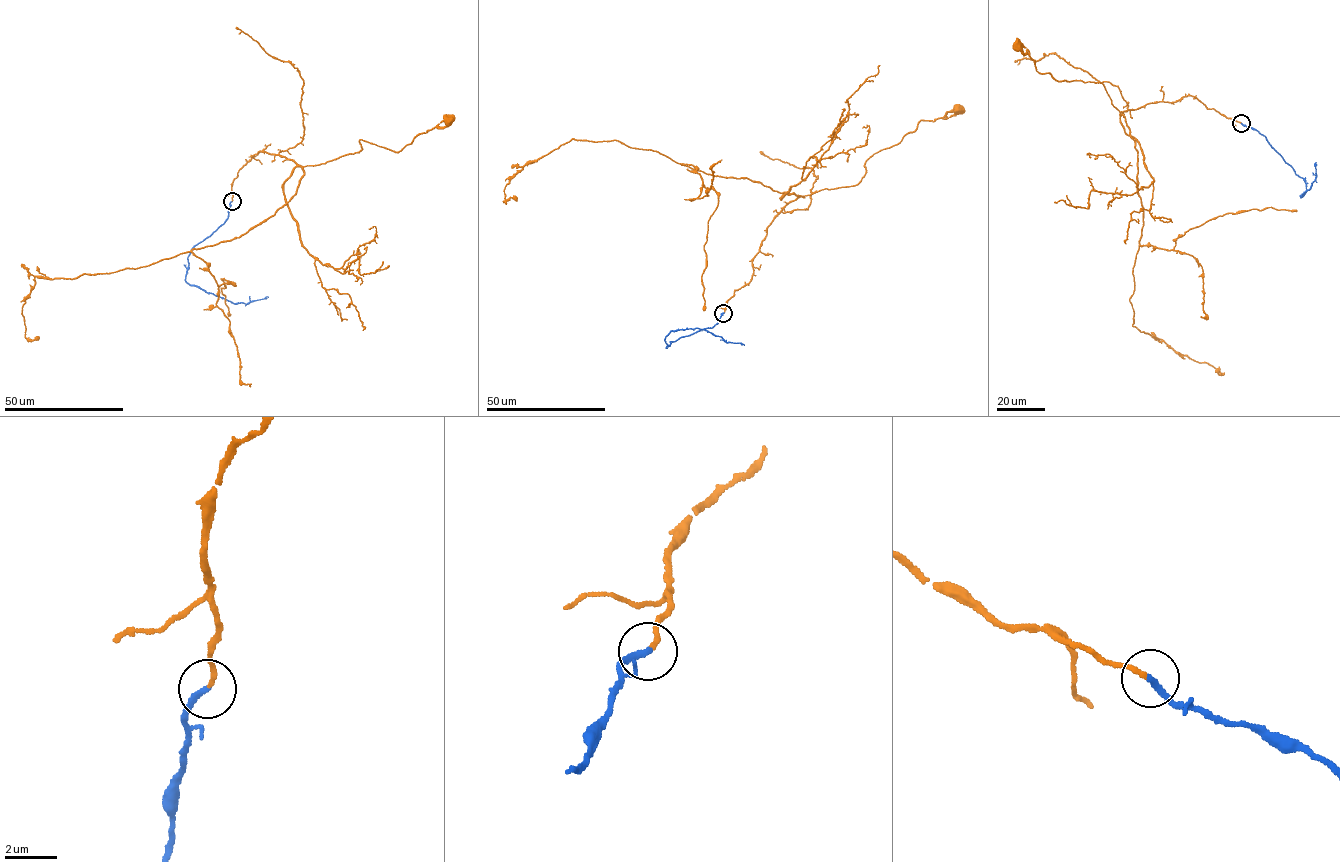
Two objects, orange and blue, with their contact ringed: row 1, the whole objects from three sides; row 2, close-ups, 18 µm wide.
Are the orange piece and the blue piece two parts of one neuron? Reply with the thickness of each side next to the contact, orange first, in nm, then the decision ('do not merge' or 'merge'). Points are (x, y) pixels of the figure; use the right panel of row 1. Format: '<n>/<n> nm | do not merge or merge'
180/220 nm | merge

